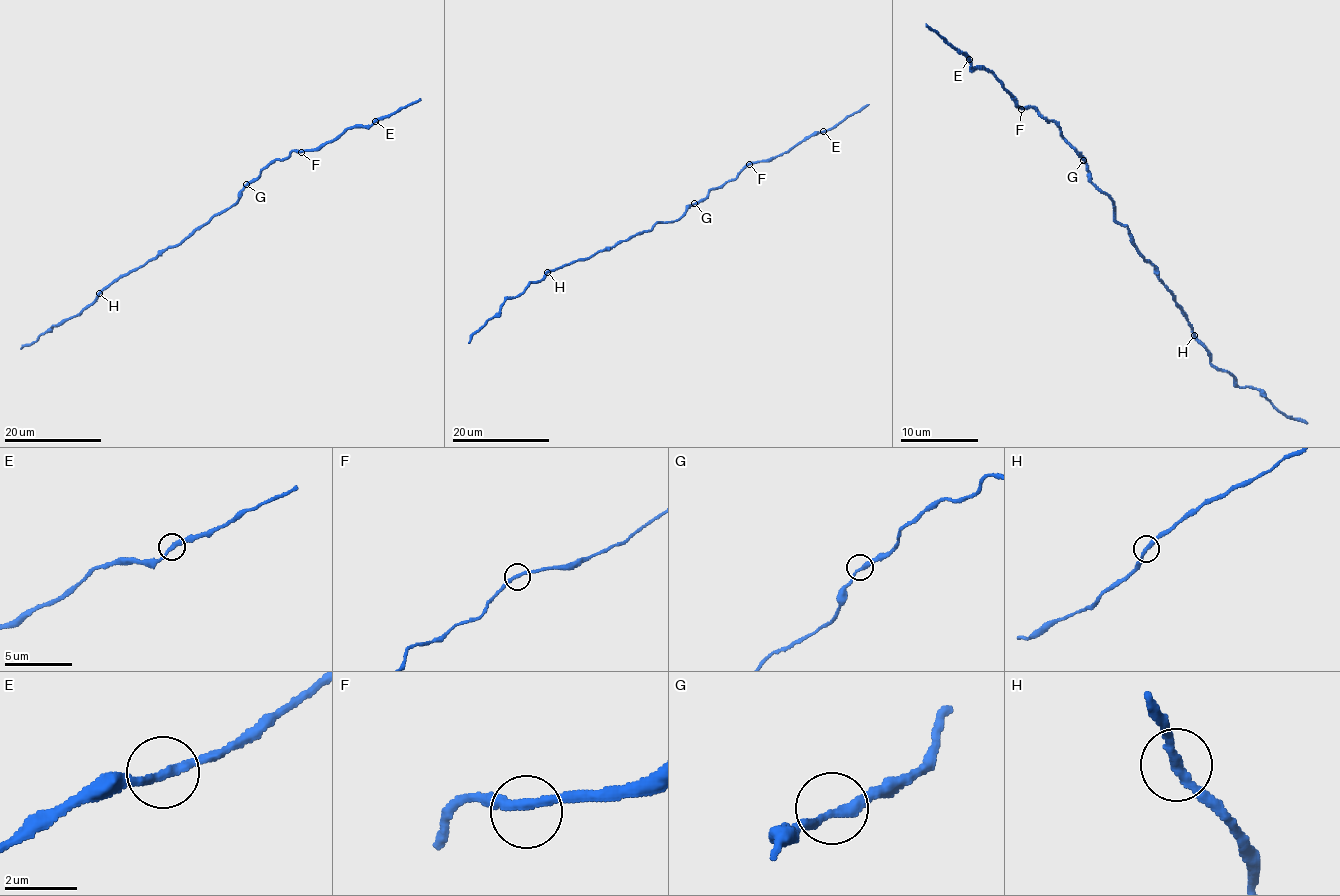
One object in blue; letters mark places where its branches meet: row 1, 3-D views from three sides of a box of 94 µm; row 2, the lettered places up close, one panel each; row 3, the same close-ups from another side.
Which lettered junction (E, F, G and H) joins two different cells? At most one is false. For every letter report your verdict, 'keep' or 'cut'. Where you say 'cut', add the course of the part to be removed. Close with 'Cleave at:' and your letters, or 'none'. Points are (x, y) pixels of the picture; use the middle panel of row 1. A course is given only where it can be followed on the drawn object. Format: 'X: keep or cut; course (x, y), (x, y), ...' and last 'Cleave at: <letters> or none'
E: keep
F: keep
G: keep
H: keep
Cleave at: none

